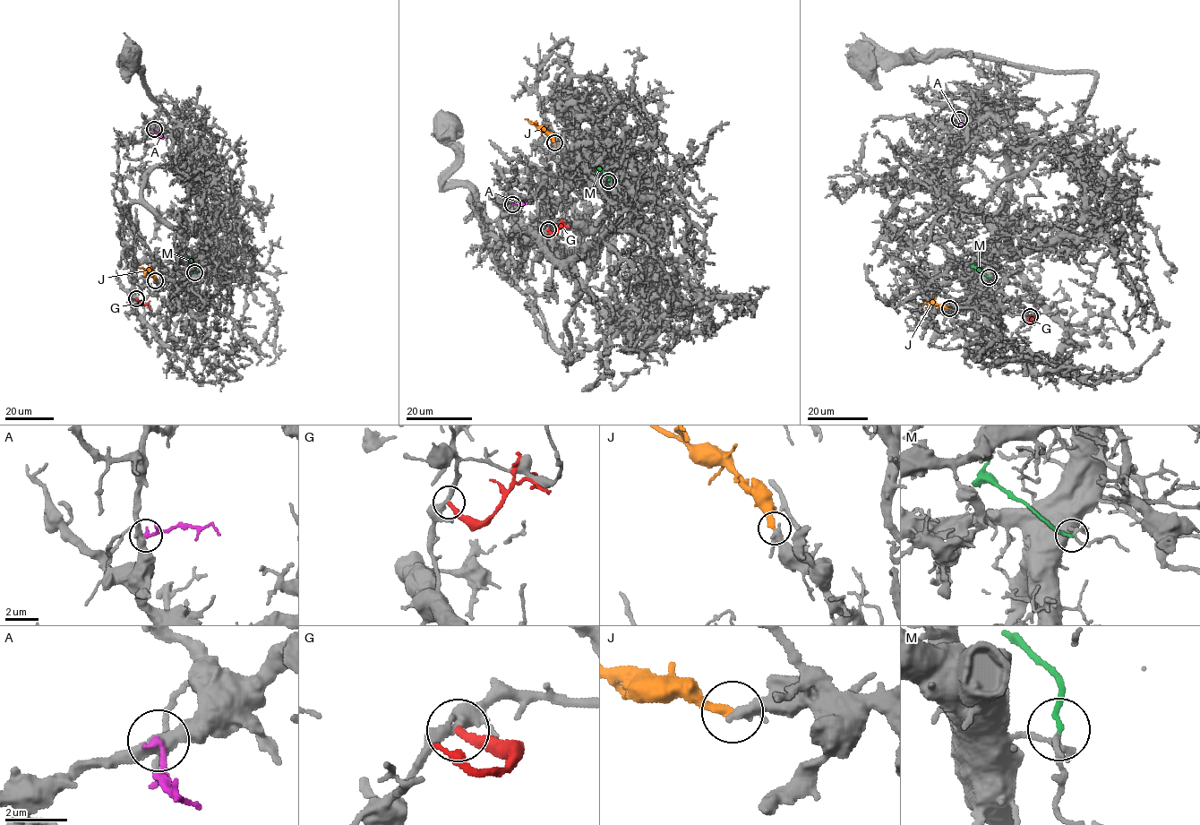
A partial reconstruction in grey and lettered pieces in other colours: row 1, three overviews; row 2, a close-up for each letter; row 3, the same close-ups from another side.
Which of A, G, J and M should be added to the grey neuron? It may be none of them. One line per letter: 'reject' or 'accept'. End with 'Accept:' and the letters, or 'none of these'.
A: accept
G: reject
J: accept
M: reject
Accept: A, J

